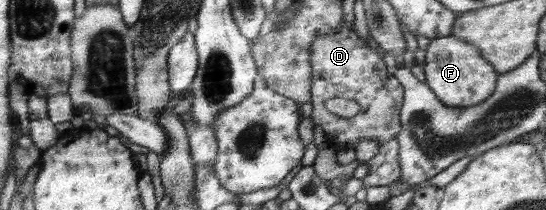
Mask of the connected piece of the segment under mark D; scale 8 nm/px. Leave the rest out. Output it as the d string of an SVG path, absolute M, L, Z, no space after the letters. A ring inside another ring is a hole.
M343 23L343 27L335 29L335 33L319 36L311 42L311 54L312 124L323 129L329 147L336 151L354 149L362 139L378 139L383 144L399 135L402 130L401 109L405 101L405 88L401 85L397 87L397 79L385 69L379 51L371 49L353 31L353 26ZM331 98L356 101L359 105L358 114L350 119L338 118L325 107L326 101Z

